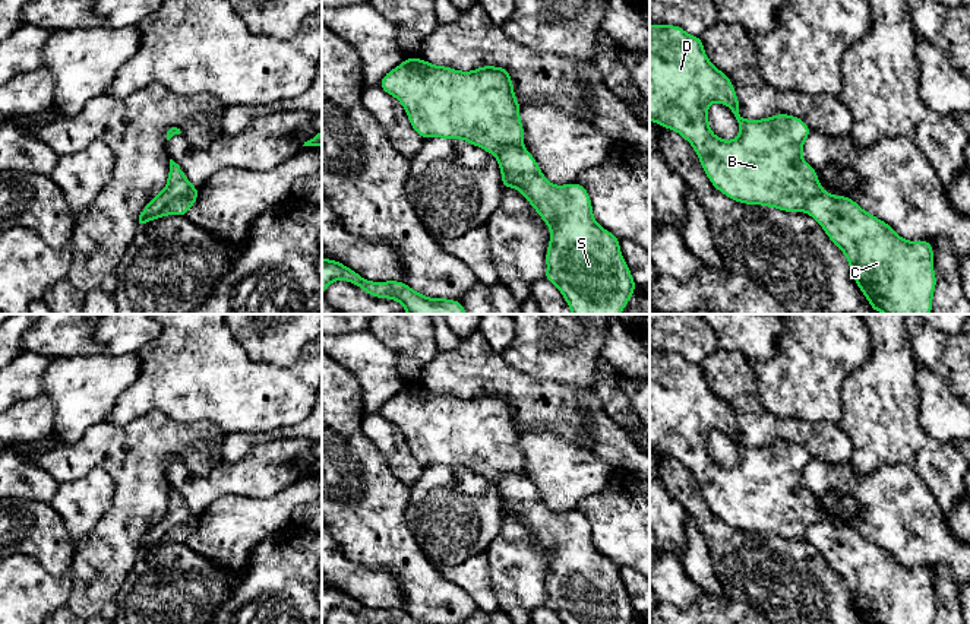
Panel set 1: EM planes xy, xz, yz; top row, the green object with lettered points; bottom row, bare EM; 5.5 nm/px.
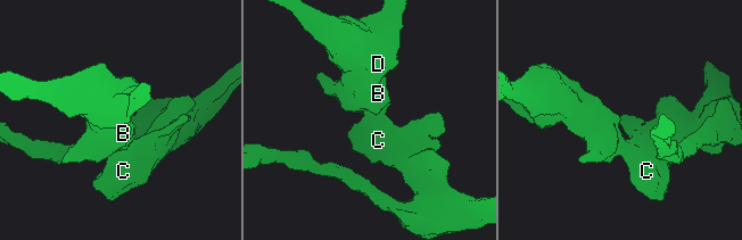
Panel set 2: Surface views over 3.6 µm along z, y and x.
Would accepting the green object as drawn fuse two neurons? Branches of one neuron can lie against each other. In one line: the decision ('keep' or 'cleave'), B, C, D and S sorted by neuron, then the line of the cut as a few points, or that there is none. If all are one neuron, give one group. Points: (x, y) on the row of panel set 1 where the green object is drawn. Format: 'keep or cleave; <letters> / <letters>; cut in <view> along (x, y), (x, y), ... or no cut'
cleave; B D / C S; cut in xy along (195, 198), (177, 198), (157, 218)

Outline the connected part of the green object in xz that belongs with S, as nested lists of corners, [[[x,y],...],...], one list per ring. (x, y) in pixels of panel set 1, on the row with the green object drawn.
[[[505,146],[496,159],[503,189],[519,190],[549,225],[547,272],[543,279],[557,286],[572,314],[620,314],[638,285],[620,253],[620,240],[597,224],[585,187],[578,181],[565,186],[549,183],[524,146]]]

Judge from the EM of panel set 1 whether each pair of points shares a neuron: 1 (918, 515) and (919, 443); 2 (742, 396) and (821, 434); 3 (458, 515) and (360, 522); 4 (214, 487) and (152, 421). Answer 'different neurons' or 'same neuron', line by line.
1: different neurons
2: same neuron
3: different neurons
4: different neurons

